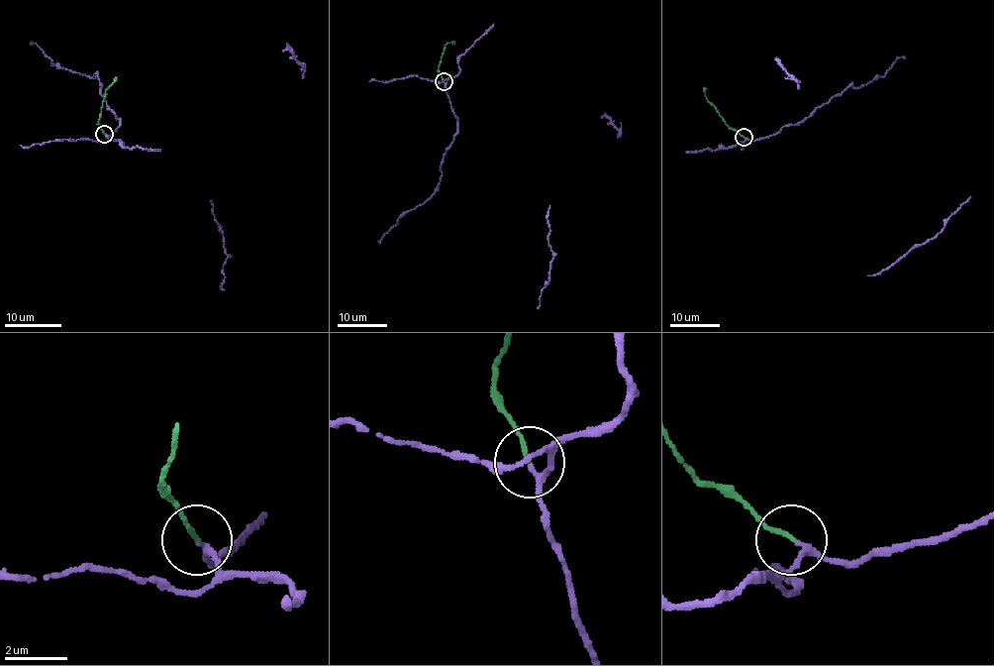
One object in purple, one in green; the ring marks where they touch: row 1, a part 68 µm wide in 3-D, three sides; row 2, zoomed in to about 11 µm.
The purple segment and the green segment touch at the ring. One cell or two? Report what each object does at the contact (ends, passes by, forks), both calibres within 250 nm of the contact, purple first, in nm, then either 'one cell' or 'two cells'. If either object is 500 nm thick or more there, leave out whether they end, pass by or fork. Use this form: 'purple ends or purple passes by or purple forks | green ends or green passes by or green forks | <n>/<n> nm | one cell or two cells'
purple passes by | green ends | 160/130 nm | one cell

